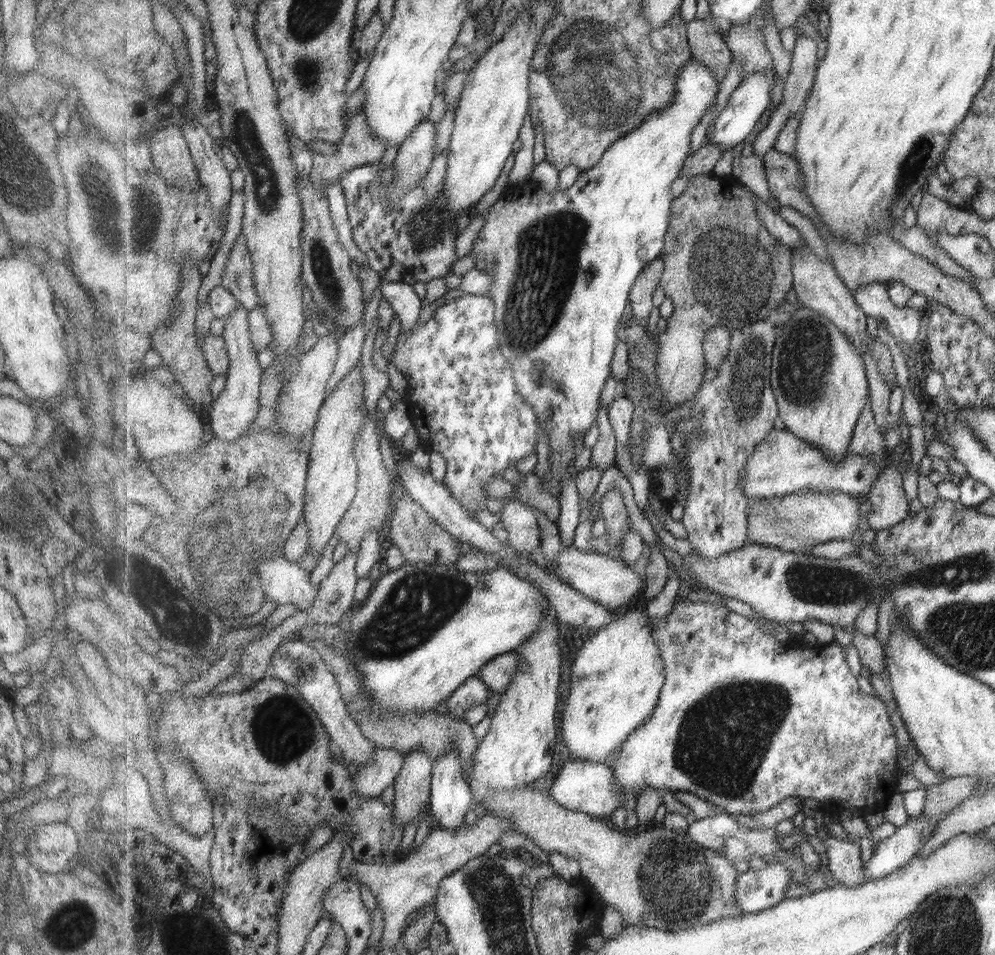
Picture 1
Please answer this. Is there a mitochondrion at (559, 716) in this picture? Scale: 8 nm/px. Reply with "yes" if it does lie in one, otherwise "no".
no

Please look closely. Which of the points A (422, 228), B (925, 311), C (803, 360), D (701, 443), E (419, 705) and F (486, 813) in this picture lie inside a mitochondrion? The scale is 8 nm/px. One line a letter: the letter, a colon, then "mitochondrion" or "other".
A: mitochondrion
B: other
C: mitochondrion
D: other
E: other
F: other

